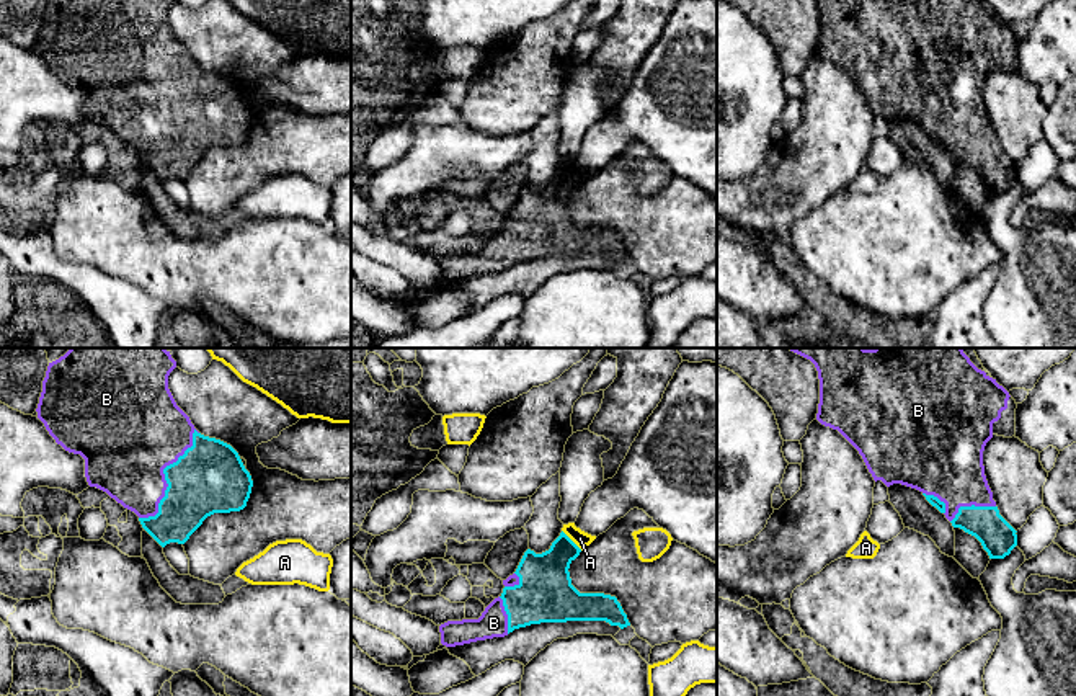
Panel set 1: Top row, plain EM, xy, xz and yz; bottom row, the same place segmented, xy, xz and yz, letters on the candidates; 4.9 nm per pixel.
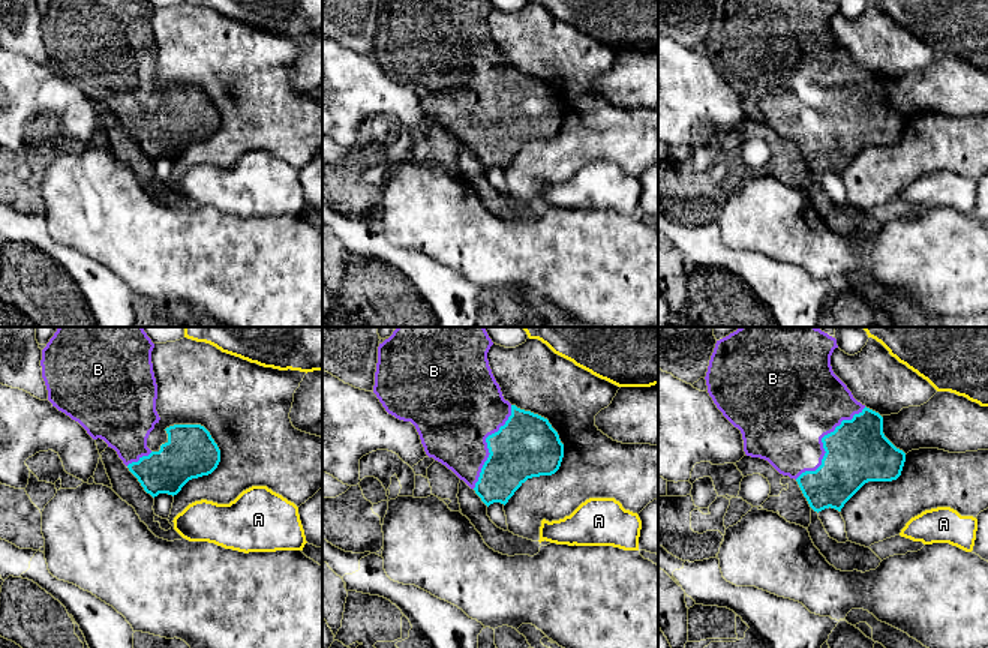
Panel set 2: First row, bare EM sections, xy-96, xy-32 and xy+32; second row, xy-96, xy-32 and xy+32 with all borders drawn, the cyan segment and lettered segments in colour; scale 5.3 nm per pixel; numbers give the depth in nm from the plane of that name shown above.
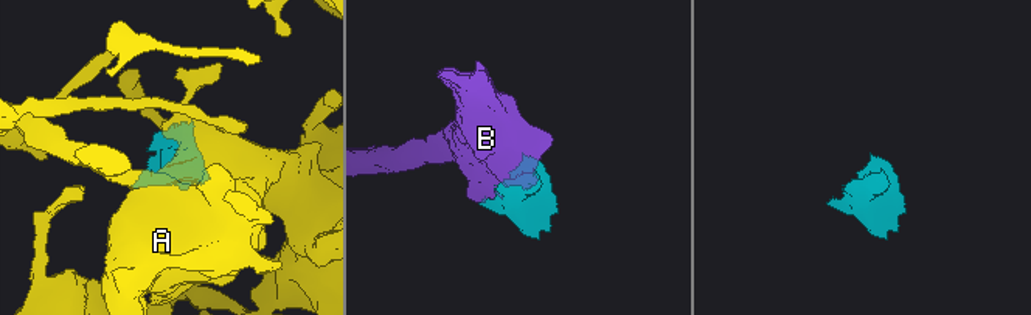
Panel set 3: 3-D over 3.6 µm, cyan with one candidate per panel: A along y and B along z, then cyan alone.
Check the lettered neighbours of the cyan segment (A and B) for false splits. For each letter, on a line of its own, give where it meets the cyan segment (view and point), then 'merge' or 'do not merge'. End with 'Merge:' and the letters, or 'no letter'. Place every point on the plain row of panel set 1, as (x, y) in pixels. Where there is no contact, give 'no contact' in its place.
A: xz (570, 174) | do not merge
B: xy (165, 111) | merge
Merge: B

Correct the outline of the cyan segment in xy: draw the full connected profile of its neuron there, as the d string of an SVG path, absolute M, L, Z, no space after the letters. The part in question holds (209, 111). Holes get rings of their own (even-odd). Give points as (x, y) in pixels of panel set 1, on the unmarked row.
M47 0L38 52L65 85L85 93L90 121L106 126L139 150L142 162L162 180L185 178L214 147L247 141L253 114L238 87L227 77L201 69L176 39L168 10L176 0Z

